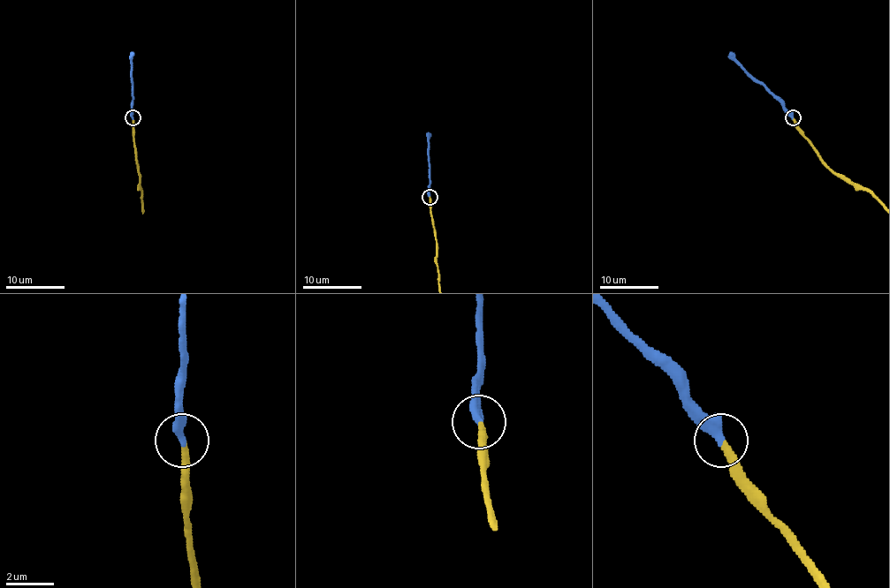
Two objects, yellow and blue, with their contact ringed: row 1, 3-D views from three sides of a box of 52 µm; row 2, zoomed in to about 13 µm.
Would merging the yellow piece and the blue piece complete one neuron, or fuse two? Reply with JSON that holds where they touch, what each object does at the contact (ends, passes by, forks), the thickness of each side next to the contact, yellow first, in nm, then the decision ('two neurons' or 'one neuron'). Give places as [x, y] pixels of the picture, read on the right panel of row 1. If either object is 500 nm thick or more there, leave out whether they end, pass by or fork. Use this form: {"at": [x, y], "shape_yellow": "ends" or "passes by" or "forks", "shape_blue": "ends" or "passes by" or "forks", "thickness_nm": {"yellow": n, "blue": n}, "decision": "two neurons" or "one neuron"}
{"at": [793, 117], "shape_yellow": "ends", "shape_blue": "ends", "thickness_nm": {"yellow": 280, "blue": 440}, "decision": "one neuron"}

